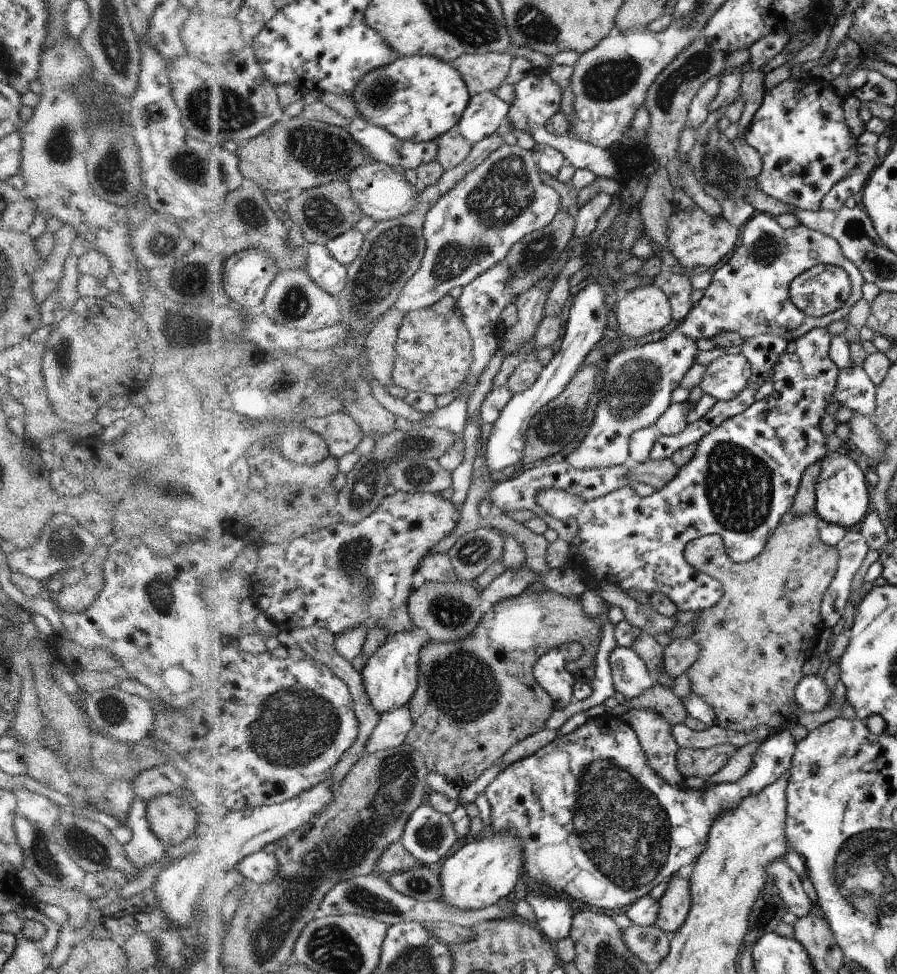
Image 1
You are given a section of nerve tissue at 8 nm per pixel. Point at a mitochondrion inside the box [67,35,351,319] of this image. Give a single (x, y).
(227, 112)

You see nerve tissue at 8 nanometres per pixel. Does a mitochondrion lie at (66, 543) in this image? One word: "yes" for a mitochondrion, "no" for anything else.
yes

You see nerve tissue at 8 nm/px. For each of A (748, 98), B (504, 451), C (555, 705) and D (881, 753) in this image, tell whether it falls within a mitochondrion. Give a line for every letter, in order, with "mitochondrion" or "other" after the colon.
A: other
B: other
C: other
D: other

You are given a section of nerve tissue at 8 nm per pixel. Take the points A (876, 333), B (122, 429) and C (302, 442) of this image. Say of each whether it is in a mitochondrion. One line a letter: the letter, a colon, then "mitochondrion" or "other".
A: other
B: other
C: mitochondrion

